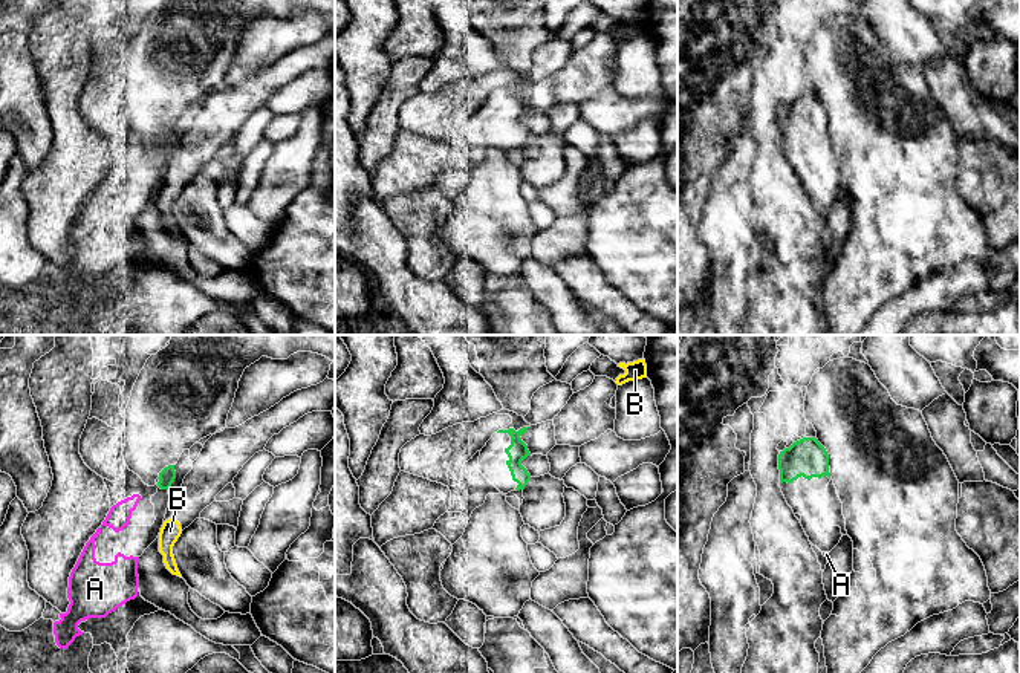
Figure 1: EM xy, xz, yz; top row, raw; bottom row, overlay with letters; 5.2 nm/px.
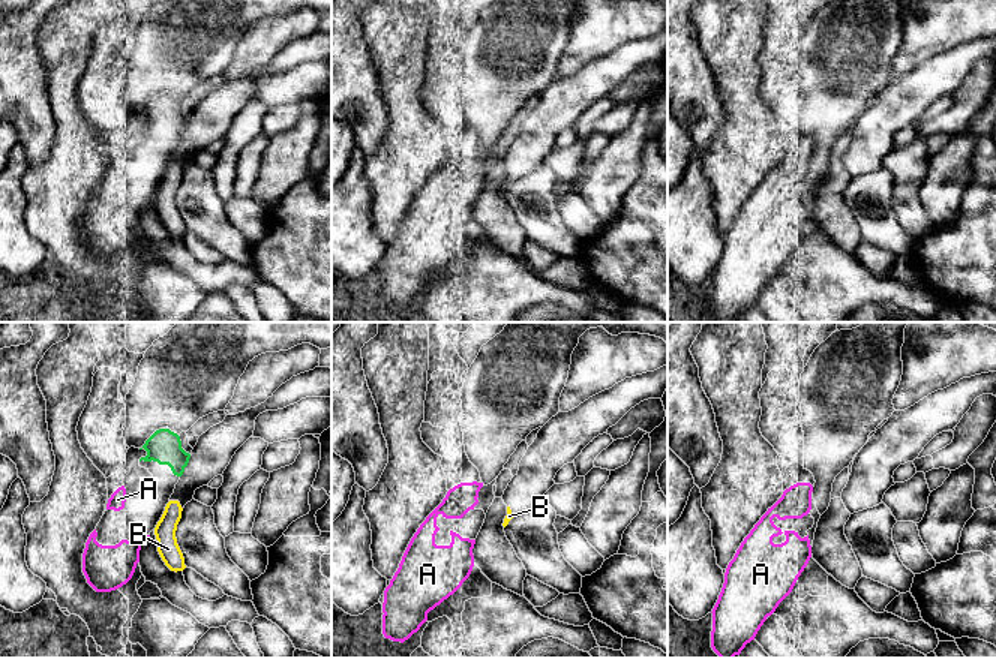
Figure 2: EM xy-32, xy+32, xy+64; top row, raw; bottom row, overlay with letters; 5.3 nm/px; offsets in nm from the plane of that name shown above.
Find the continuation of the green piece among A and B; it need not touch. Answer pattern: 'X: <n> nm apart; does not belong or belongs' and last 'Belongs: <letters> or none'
A: 110 nm apart; belongs
B: 160 nm apart; does not belong
Belongs: A

